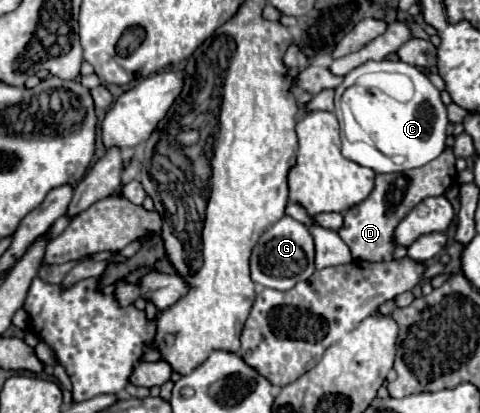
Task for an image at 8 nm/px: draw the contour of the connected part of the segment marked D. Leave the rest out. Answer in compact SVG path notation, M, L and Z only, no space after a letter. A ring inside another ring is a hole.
M447 147L435 161L425 167L411 169L407 173L391 173L391 175L377 175L375 189L367 201L351 207L343 213L343 227L337 231L339 237L349 247L353 259L359 261L391 261L395 243L395 227L401 219L423 199L437 197L447 191L455 183L455 153ZM453 173L453 175L451 175Z

